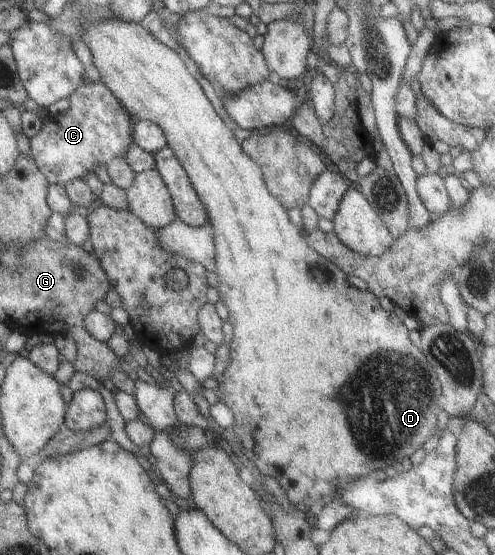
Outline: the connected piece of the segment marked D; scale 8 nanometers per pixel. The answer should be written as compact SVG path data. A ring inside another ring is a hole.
M102 18L96 22L84 24L82 40L92 54L92 62L98 68L101 83L119 100L119 103L130 114L133 121L148 120L158 125L164 132L167 146L174 152L182 168L186 170L190 184L194 186L200 202L206 206L206 214L210 218L212 234L214 234L214 248L216 248L216 274L218 276L218 292L221 302L229 310L229 321L233 326L233 336L230 343L230 363L226 366L225 372L221 374L220 386L215 388L218 400L228 406L233 413L234 423L229 429L233 430L242 442L245 456L254 462L254 466L260 470L262 476L272 476L286 492L291 504L297 511L307 517L313 517L310 510L317 500L323 498L324 504L338 501L336 490L344 482L350 482L354 478L366 478L375 476L377 470L384 470L388 466L395 466L402 462L405 457L410 457L416 450L423 448L422 445L430 436L439 433L437 415L442 412L441 396L442 384L436 378L436 372L430 366L429 359L424 356L421 349L408 338L408 329L396 315L386 312L380 305L379 298L376 298L368 290L352 286L348 282L348 275L324 258L321 254L314 252L306 244L302 229L298 228L290 219L288 212L277 198L270 194L266 188L263 174L257 162L254 162L247 154L244 154L240 142L234 133L222 121L216 113L214 106L204 93L202 86L189 72L184 60L172 48L157 40L146 28L138 22L122 22L116 18ZM334 298L346 298L352 302L352 318L338 318L338 304Z

